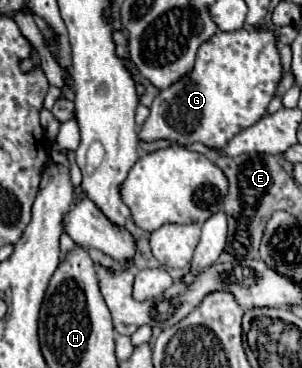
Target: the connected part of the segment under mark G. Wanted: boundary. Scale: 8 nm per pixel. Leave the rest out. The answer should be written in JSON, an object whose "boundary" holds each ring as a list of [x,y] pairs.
{"boundary":[[[252,26],[250,30],[240,28],[234,32],[216,32],[212,38],[208,38],[208,42],[200,46],[194,68],[172,86],[160,90],[160,94],[154,98],[150,106],[150,116],[138,128],[138,138],[142,142],[170,140],[178,146],[202,142],[208,148],[224,148],[240,130],[256,124],[262,116],[266,116],[266,108],[274,98],[280,80],[282,62],[272,30]]]}

